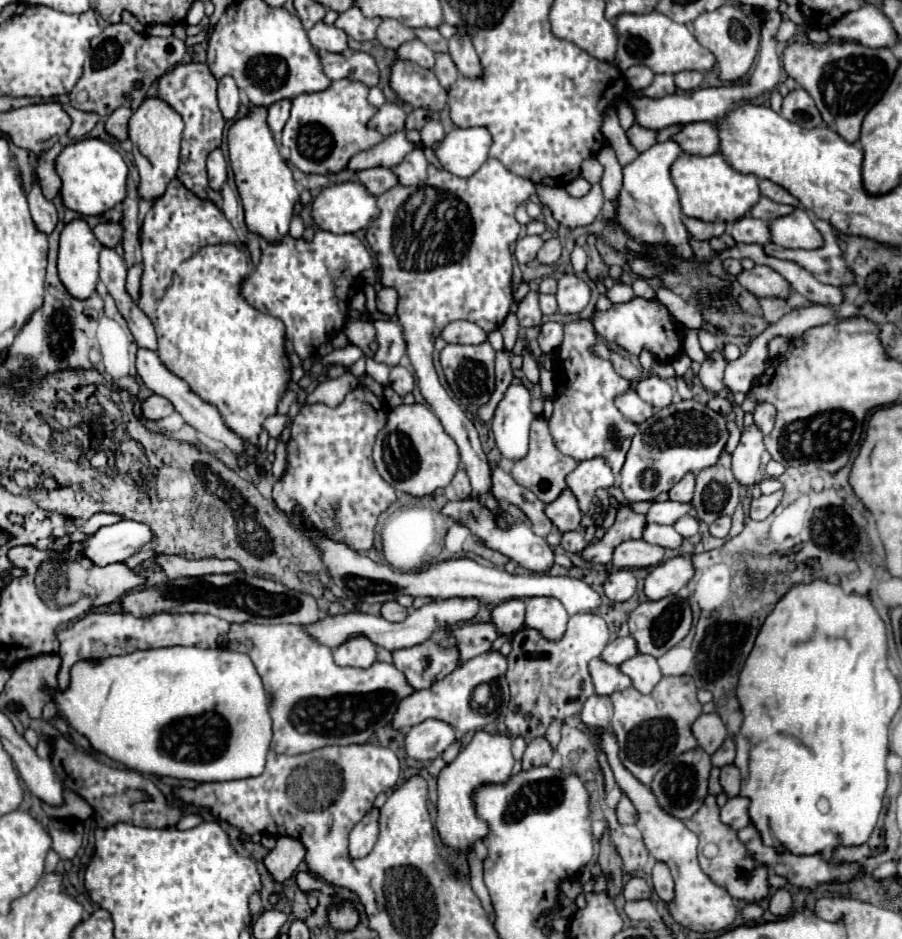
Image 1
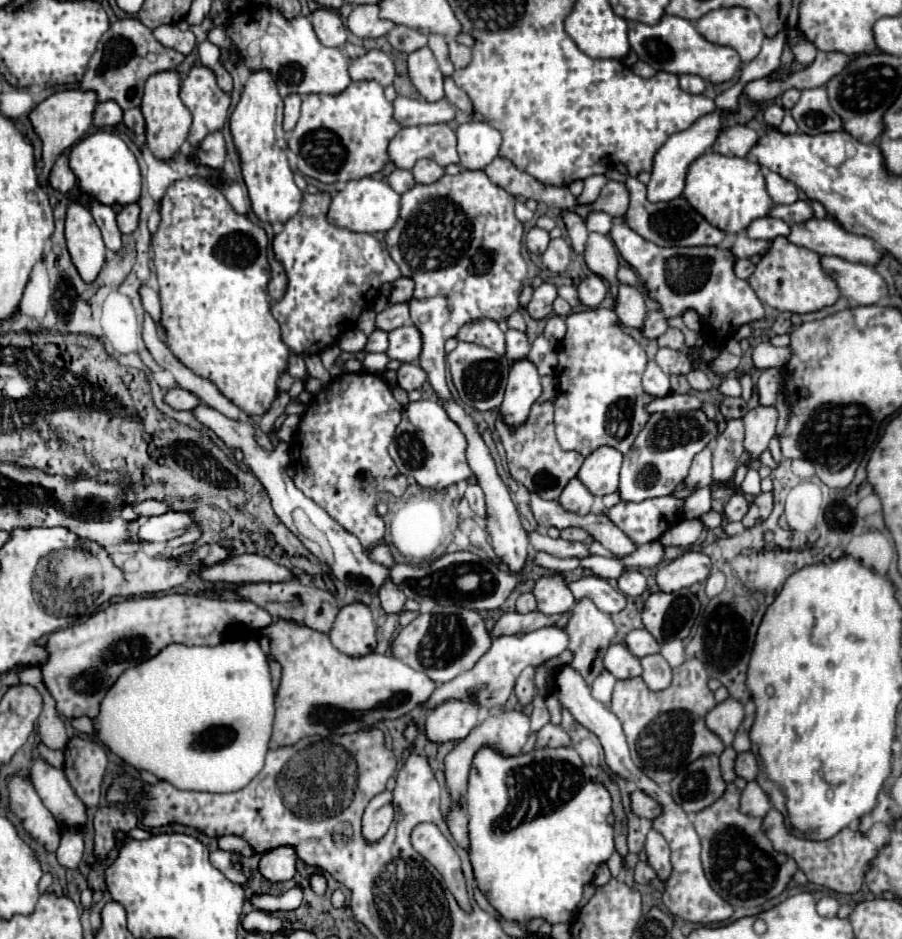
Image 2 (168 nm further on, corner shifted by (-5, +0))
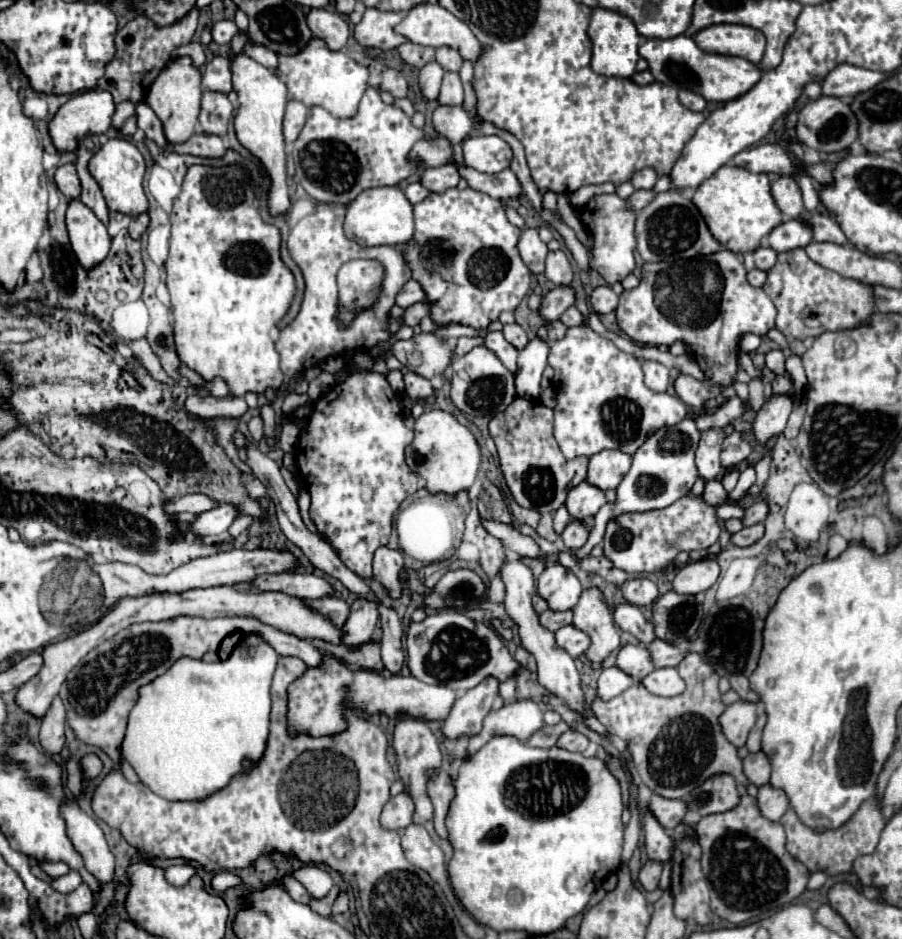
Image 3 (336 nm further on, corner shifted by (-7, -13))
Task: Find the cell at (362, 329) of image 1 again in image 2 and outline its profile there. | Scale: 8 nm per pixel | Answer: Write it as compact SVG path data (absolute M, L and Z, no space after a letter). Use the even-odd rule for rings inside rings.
M407 303L389 305L385 311L377 313L375 329L393 331L393 329L403 327L403 325L411 325L411 317L409 317L409 307L407 307Z

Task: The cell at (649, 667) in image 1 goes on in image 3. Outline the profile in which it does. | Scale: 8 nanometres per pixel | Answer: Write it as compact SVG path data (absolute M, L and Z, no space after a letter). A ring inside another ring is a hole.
M657 668L651 674L647 674L641 684L657 696L677 696L685 690L685 682L679 676L677 668Z

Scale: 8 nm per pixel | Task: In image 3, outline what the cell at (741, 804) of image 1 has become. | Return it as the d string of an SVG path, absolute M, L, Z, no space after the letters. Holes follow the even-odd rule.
M765 784L759 788L759 794L757 794L757 800L759 800L759 808L763 812L765 818L769 820L779 820L787 808L789 808L789 798L787 794L781 790L781 788L773 788L771 784Z

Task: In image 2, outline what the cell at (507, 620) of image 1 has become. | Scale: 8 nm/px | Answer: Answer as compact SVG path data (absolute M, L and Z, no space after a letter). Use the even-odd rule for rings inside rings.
M523 593L519 599L517 599L517 603L515 603L515 611L517 613L531 613L531 611L535 611L535 597L533 597L533 593Z

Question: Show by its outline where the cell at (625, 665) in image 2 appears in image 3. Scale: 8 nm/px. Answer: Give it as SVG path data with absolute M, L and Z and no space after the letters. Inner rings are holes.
M641 644L621 646L621 650L617 654L617 666L637 680L643 680L649 672L655 670L655 666L651 662L651 654L647 654L647 648Z

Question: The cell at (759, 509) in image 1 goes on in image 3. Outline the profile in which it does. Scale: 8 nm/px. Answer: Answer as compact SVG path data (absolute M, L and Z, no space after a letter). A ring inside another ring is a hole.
M755 524L755 526L745 526L743 530L739 530L737 534L731 534L731 544L733 546L751 546L757 540L763 538L763 524Z

